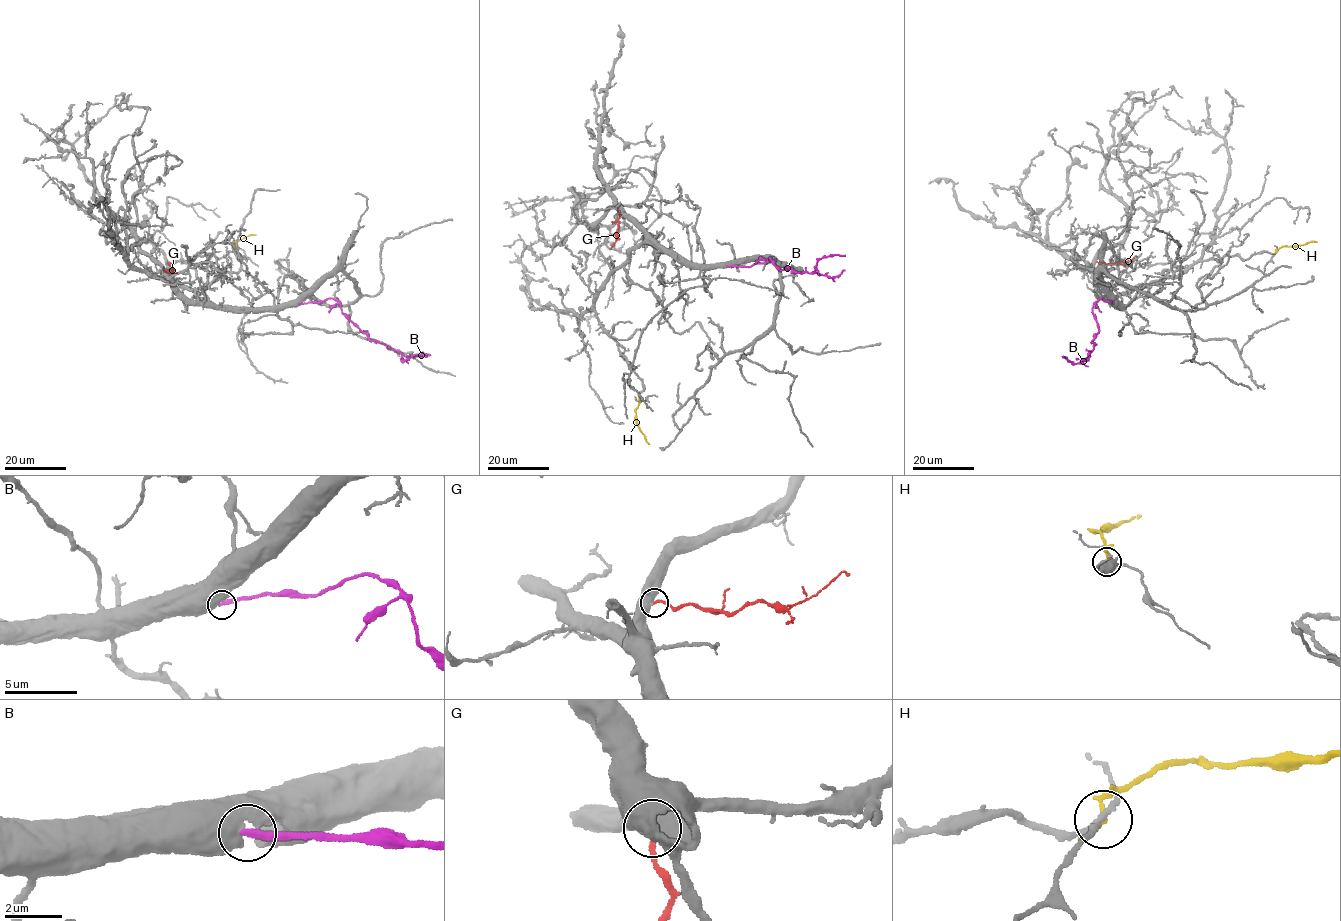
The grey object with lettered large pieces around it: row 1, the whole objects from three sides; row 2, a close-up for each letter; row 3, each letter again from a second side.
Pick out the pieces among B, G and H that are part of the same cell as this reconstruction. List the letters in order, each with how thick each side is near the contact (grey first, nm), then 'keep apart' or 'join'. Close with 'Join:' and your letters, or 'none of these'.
B: calibres 800 and 280 nm; keep apart
G: calibres 650 and 180 nm; join
H: calibres 170 and 200 nm; keep apart
Join: G

